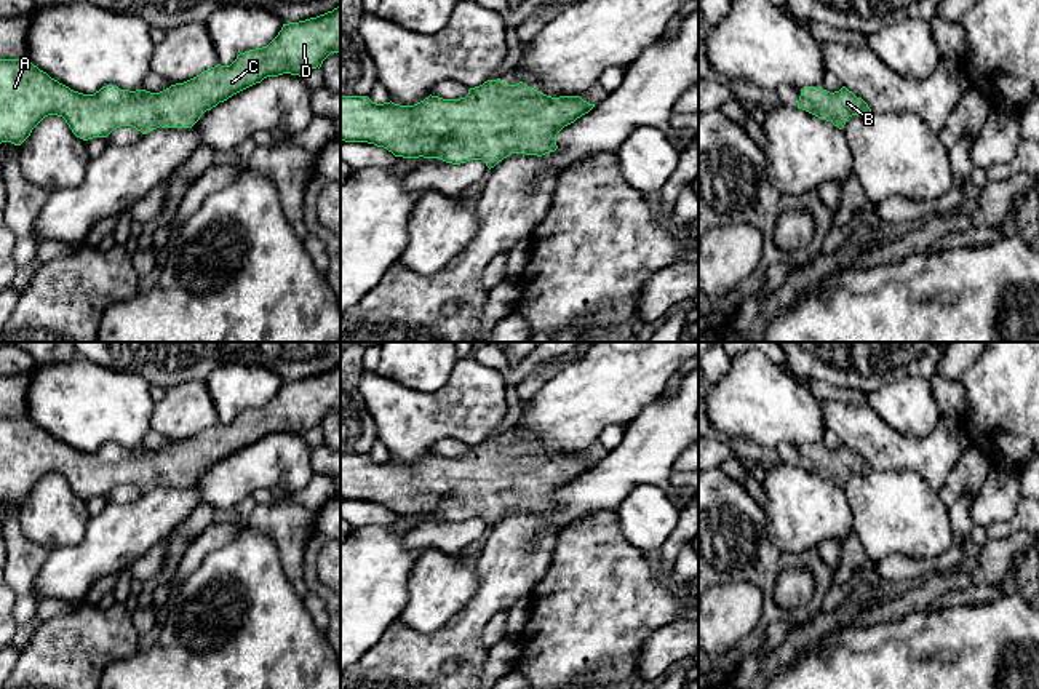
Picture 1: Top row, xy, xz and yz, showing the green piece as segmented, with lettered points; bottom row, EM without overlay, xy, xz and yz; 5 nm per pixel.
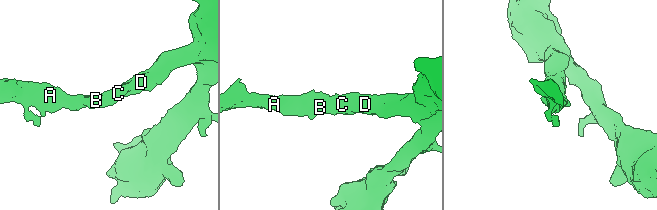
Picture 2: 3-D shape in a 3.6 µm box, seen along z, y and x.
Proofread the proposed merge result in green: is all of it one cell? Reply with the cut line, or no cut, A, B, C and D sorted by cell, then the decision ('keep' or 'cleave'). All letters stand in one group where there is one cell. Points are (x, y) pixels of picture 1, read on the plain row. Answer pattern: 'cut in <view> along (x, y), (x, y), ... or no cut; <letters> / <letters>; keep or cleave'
no cut; A B C D; keep

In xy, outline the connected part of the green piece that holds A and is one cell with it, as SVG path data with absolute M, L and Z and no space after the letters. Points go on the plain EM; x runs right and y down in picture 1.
M340 363L316 376L283 382L267 404L240 411L230 424L217 422L160 451L129 449L107 443L94 452L83 452L51 436L29 417L0 417L0 502L21 504L48 473L62 475L72 491L83 499L107 496L120 484L133 484L142 492L160 484L192 486L206 468L233 452L261 441L267 435L283 432L305 435L312 427L320 427L331 411L340 411Z

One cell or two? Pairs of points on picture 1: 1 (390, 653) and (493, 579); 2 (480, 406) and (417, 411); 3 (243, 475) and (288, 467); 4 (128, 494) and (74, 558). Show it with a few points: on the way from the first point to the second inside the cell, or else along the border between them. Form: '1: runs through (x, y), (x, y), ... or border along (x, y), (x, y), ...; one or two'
1: runs through (419, 653), (438, 649), (480, 608); one
2: runs through (464, 408), (433, 411); one
3: runs through (254, 467), (277, 467); one
4: border along (144, 493), (130, 502), (109, 502); two

